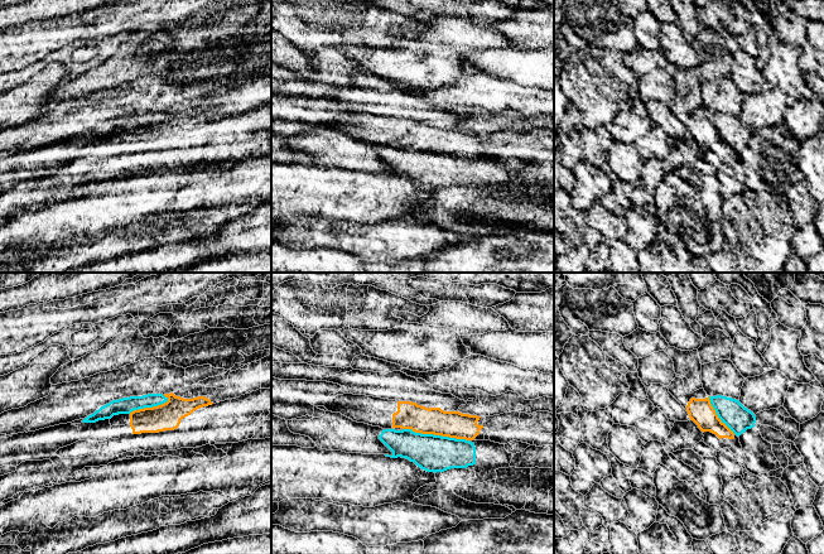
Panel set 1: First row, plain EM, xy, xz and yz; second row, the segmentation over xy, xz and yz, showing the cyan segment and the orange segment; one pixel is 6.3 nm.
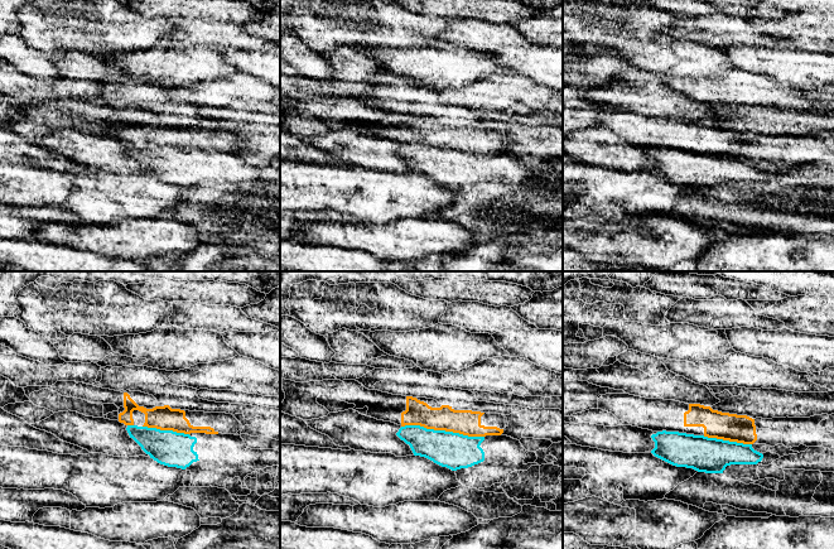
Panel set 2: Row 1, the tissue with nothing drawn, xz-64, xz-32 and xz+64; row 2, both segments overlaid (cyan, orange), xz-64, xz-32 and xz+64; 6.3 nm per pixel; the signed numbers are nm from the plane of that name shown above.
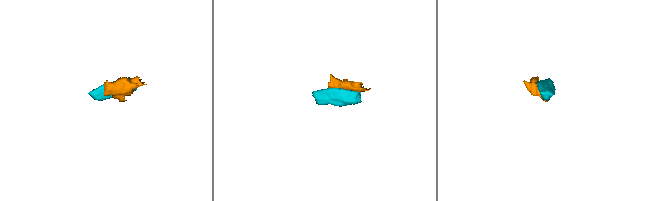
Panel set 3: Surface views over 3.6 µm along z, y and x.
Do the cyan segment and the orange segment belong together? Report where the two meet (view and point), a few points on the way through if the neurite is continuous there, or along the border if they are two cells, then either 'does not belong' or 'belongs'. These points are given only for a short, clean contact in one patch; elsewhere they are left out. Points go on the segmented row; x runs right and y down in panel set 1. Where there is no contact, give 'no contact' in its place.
contact xz (435, 436); does not belong

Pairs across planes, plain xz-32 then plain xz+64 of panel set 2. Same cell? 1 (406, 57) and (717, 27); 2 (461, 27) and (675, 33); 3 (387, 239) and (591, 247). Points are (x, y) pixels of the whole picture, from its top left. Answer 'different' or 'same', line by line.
1: different
2: same
3: same

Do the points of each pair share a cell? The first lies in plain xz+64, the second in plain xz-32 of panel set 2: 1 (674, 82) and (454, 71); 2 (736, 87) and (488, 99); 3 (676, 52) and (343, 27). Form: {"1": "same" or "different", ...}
{"1": "different", "2": "same", "3": "different"}

